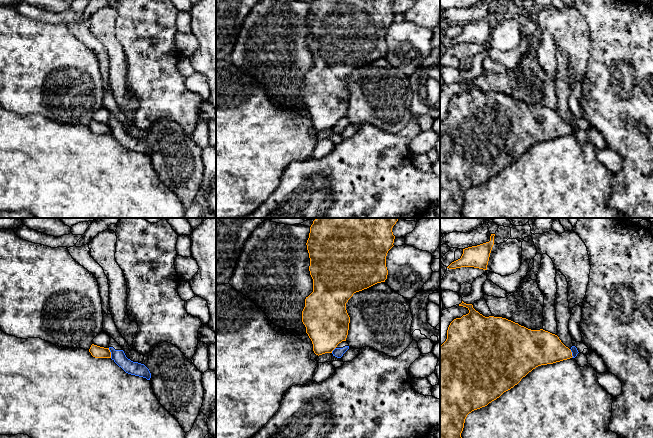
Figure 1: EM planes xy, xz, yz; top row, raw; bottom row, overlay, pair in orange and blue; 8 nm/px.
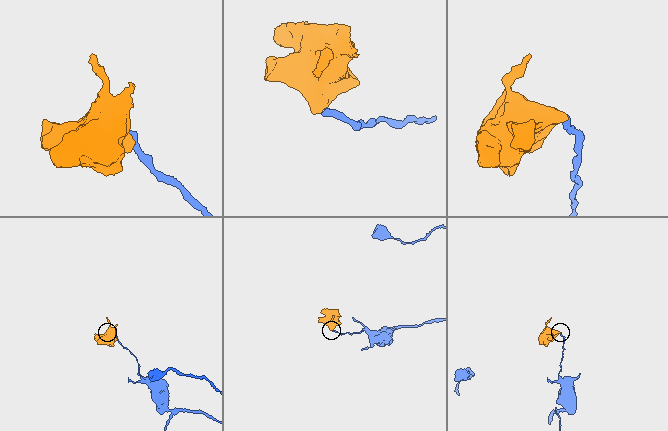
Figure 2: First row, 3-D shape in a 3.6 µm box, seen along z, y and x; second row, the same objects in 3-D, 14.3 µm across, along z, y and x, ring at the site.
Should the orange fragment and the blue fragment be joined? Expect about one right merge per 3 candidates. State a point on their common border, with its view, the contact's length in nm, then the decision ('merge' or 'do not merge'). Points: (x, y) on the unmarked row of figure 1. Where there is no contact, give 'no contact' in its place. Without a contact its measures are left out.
xy (110, 129) | 80 nm | do not merge

